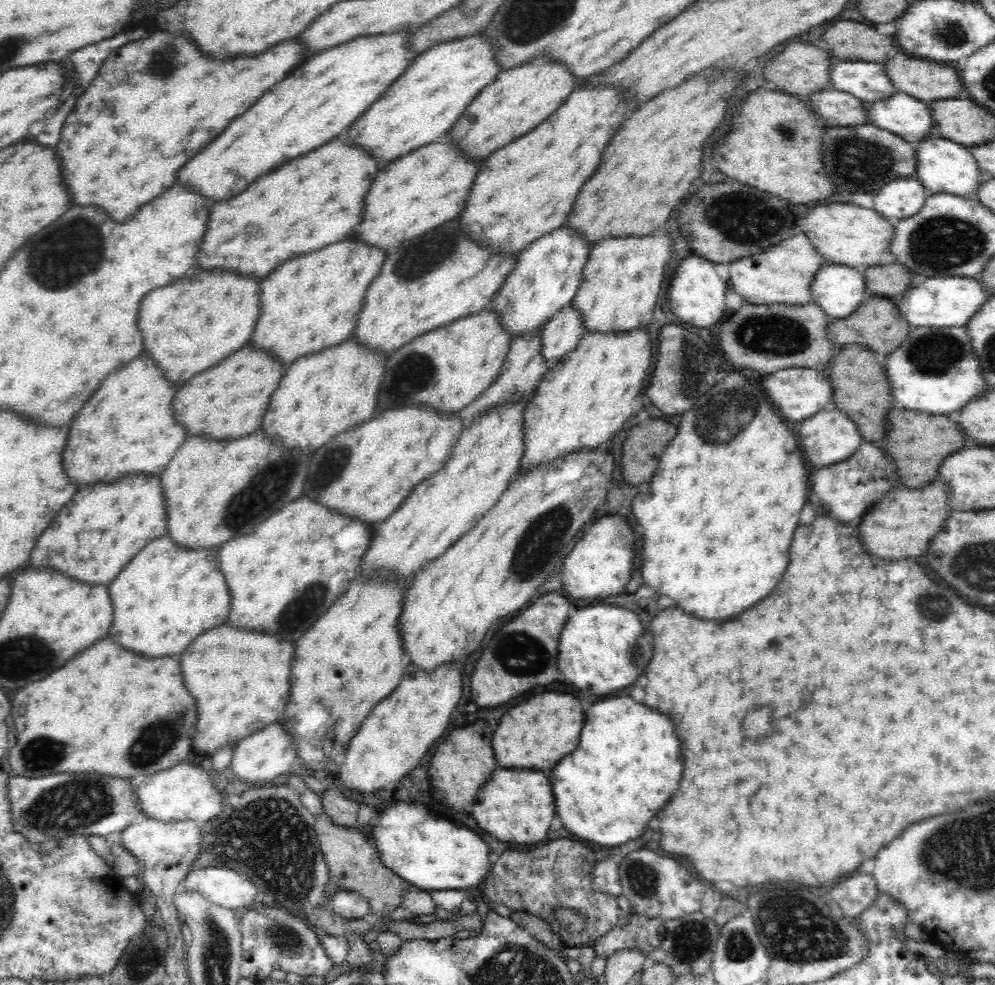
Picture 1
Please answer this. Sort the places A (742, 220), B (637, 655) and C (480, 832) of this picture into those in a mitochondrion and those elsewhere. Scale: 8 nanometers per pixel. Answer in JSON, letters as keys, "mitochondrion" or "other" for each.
{"A":"mitochondrion","B":"mitochondrion","C":"other"}

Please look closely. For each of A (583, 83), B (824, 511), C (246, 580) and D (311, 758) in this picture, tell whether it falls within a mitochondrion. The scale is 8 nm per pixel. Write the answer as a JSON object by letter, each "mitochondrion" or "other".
{"A":"other","B":"other","C":"other","D":"other"}

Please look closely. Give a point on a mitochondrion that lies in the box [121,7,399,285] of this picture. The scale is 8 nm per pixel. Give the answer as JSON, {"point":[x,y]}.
{"point":[160,64]}

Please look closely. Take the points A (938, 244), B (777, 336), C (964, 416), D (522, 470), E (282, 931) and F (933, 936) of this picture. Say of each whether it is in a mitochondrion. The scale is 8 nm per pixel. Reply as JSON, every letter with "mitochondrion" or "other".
{"A":"mitochondrion","B":"mitochondrion","C":"other","D":"other","E":"mitochondrion","F":"other"}

